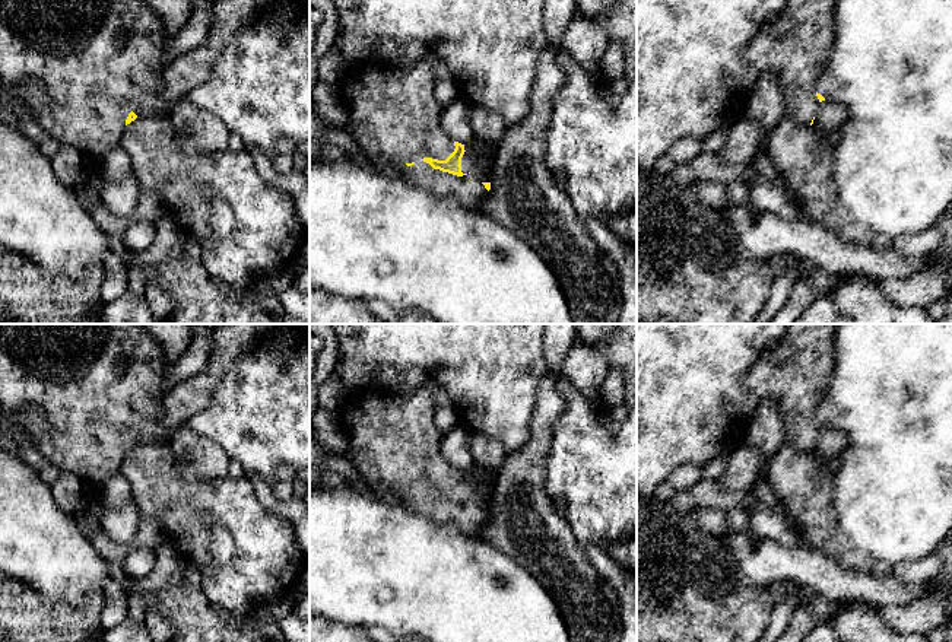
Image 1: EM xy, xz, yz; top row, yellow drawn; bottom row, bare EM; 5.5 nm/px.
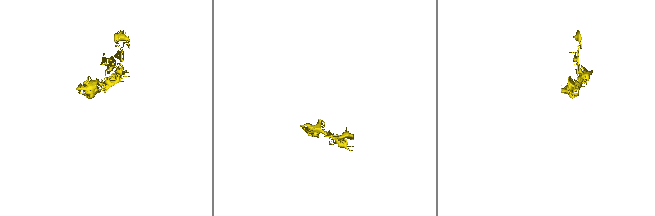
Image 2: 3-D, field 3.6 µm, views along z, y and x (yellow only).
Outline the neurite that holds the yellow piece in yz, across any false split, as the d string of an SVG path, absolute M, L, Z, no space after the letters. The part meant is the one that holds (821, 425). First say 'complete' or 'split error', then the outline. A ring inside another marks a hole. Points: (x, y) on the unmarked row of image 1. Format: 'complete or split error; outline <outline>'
split error; outline M787 324L774 350L764 350L746 374L746 385L759 401L775 401L781 414L786 442L812 452L825 461L835 461L847 446L844 432L826 428L815 417L816 407L828 391L834 369L835 324Z

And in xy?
split error; outline M0 324L0 414L15 420L15 416L25 404L32 403L42 410L50 425L45 439L35 441L38 451L47 461L53 463L60 473L70 473L82 479L91 495L96 496L101 487L118 473L123 457L140 442L155 442L166 439L166 432L161 425L162 400L165 395L164 379L172 366L166 363L166 356L156 339L153 339L143 324Z

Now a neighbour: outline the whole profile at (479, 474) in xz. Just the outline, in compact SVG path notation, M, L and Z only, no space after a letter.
M475 464L470 470L464 471L464 477L470 482L476 482L479 484L491 484L494 483L495 477L496 477L496 471L495 470L488 470L483 468L477 464Z

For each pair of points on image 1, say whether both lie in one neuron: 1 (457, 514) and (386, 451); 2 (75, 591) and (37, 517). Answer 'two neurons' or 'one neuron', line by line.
1: one neuron
2: one neuron

